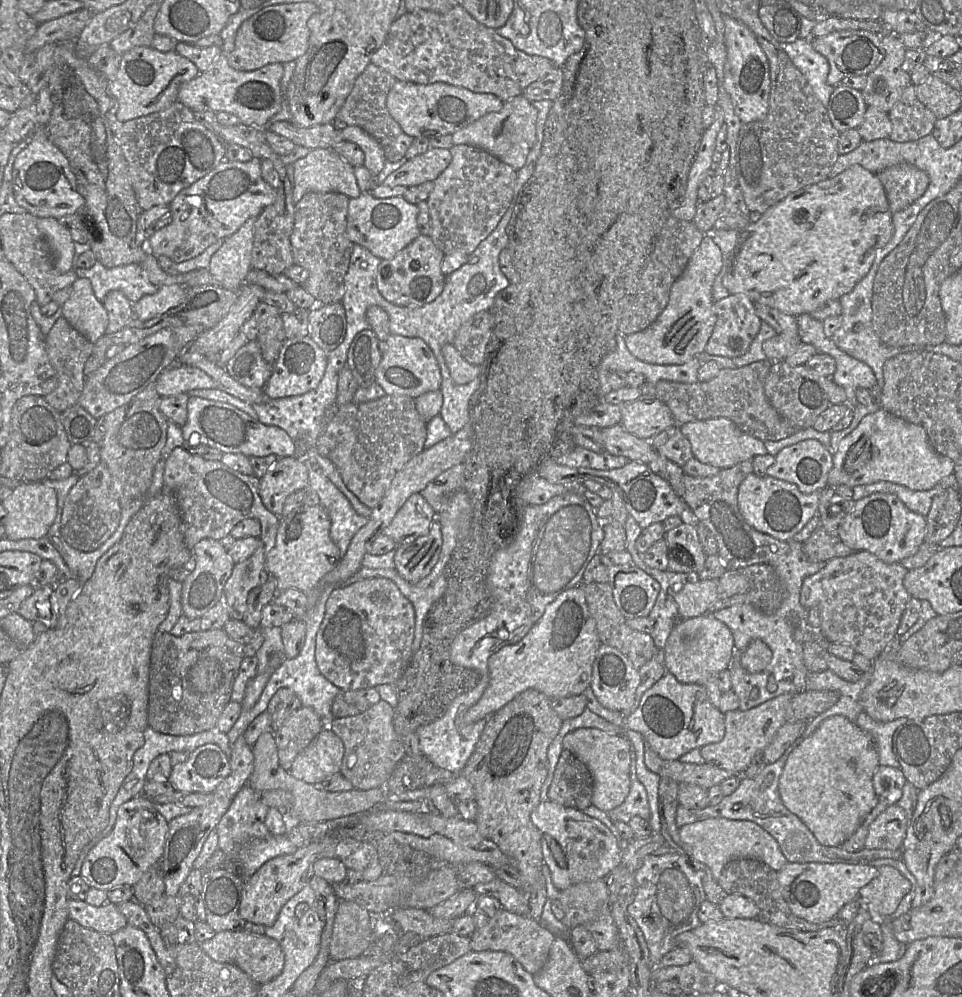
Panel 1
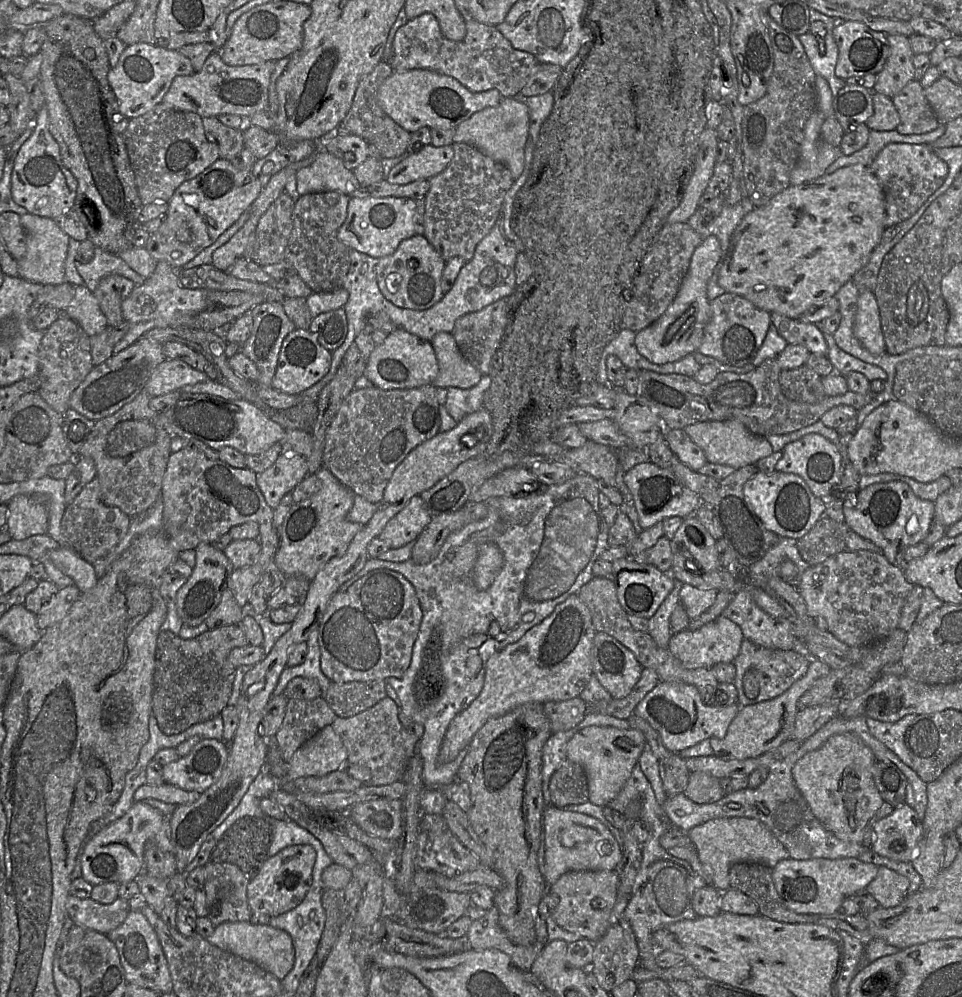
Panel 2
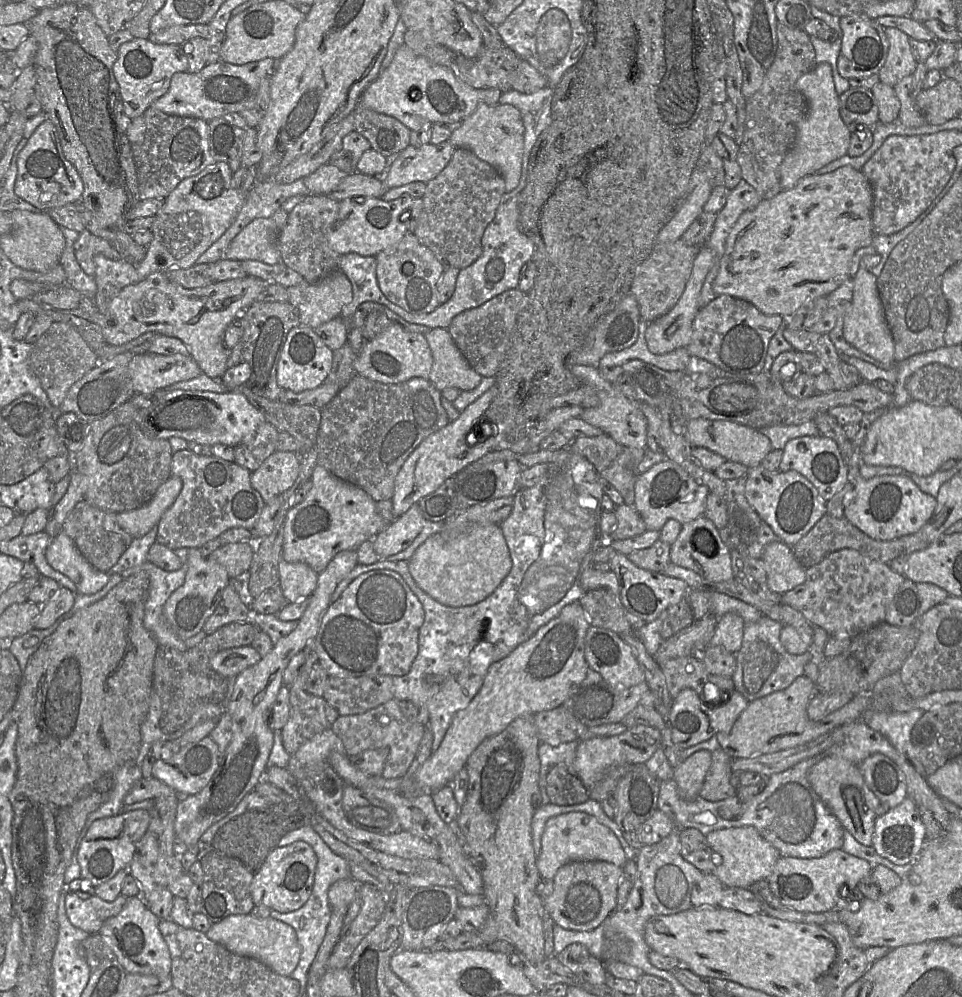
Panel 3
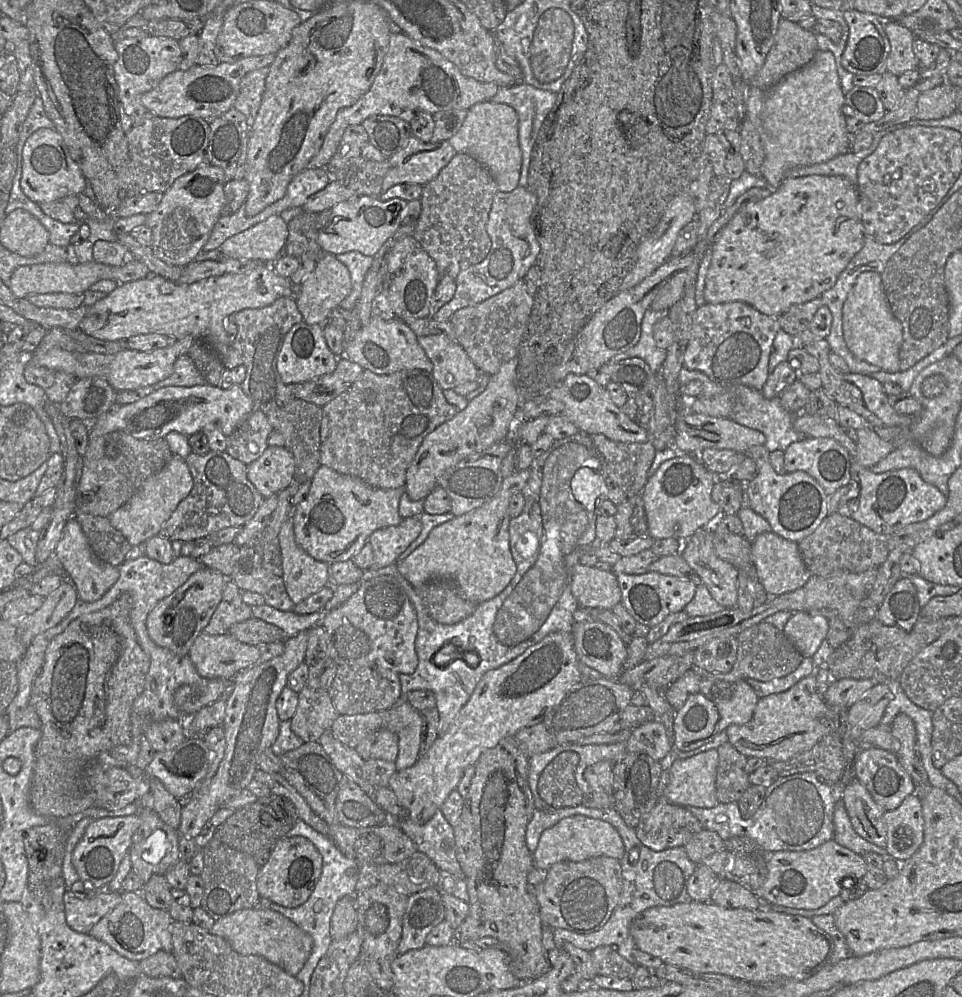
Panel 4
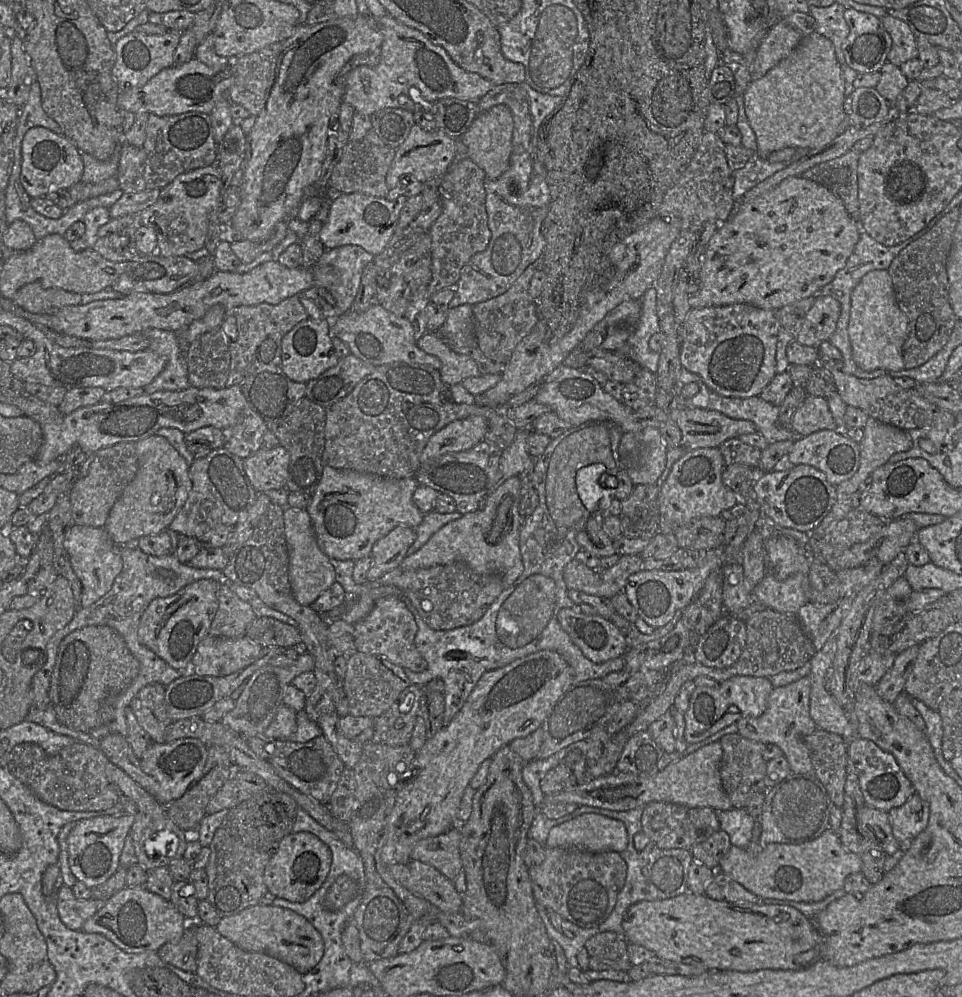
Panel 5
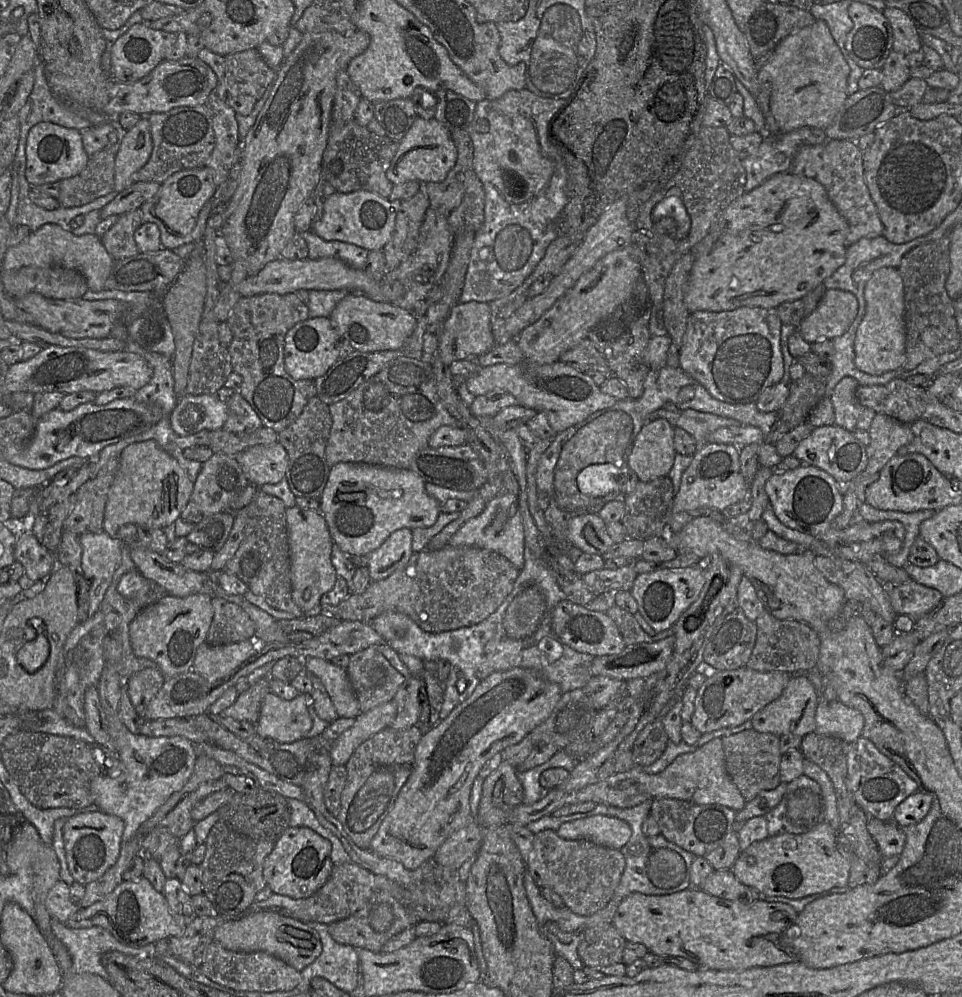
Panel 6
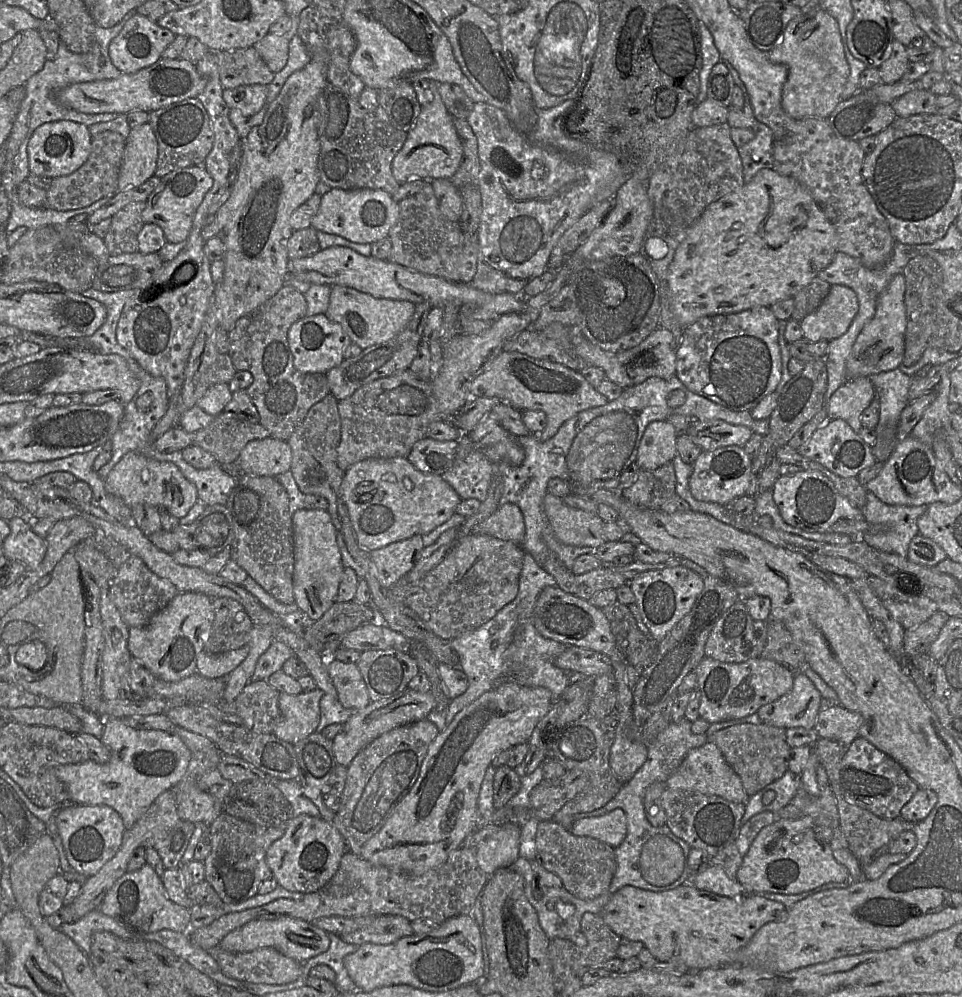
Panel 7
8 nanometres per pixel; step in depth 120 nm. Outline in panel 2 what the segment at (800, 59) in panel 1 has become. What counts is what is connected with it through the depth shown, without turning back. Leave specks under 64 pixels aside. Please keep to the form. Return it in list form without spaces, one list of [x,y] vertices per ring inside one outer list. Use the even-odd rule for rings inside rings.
[[[811,8],[809,10],[809,19],[810,22],[813,21],[823,22],[827,30],[826,35],[823,38],[820,38],[819,36],[812,34],[811,32],[807,32],[805,34],[798,36],[798,38],[803,45],[805,53],[808,57],[808,60],[815,74],[817,76],[822,76],[827,80],[829,87],[831,89],[832,96],[835,97],[838,94],[838,91],[843,87],[845,87],[846,84],[845,80],[842,80],[835,75],[835,67],[838,59],[839,50],[832,32],[834,27],[838,24],[838,22],[843,22],[843,21],[837,21],[834,18],[826,16],[818,12],[817,10]]]

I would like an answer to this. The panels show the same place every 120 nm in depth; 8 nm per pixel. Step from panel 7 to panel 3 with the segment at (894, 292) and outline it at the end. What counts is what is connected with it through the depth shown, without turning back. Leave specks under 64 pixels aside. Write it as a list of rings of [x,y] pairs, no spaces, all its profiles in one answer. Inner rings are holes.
[[[860,270],[854,279],[852,303],[844,323],[844,338],[854,348],[881,363],[896,363],[894,360],[894,341],[884,317],[877,289],[877,277],[867,270]]]

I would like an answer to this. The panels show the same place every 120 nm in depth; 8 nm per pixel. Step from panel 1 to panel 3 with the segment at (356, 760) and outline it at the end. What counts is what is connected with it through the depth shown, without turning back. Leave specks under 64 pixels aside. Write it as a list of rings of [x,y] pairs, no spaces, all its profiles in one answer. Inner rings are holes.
[[[391,699],[363,714],[339,716],[331,727],[343,743],[348,757],[365,750],[388,748],[389,756],[381,776],[386,779],[401,778],[409,769],[422,740],[426,726],[408,721],[399,708],[399,701]]]

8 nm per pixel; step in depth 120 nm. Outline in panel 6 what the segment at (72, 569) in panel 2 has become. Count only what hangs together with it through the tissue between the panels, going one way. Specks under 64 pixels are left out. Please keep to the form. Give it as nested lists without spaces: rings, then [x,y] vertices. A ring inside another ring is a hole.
[[[104,530],[79,535],[83,576],[89,580],[89,616],[96,613],[121,562],[122,542]]]

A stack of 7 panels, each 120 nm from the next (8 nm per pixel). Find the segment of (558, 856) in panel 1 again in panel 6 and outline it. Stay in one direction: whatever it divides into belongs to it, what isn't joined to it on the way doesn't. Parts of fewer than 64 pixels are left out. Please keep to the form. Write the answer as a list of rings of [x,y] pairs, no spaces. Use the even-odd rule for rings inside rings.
[[[594,815],[563,823],[556,833],[567,840],[587,839],[620,850],[631,836],[630,825],[616,817]]]

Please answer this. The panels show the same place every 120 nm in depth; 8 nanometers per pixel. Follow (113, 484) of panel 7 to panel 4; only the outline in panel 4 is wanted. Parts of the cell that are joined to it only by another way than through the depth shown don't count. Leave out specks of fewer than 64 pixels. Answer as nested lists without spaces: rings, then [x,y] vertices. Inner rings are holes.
[[[172,455],[160,471],[149,476],[128,501],[107,518],[131,546],[143,544],[149,538],[158,535],[163,524],[169,519],[177,505],[187,497],[192,487],[192,476],[185,460],[178,455]]]

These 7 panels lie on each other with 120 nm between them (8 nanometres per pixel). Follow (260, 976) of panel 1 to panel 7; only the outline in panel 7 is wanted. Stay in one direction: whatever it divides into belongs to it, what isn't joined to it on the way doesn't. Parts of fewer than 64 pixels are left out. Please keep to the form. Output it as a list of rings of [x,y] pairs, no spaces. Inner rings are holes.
[[[279,918],[274,920],[252,920],[229,932],[220,941],[218,947],[227,952],[250,952],[260,948],[274,948],[283,955],[304,963],[324,953],[330,946],[328,933],[313,923],[296,918]]]

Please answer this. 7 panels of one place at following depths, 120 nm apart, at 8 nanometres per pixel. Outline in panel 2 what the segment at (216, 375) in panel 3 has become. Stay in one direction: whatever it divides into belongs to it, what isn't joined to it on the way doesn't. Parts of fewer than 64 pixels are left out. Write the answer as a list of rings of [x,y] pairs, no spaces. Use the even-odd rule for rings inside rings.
[[[166,261],[158,262],[153,274],[146,278],[143,284],[135,285],[130,295],[122,302],[123,318],[129,324],[129,329],[114,346],[113,354],[131,346],[151,329],[191,326],[192,318],[207,309],[208,290],[184,288],[180,284],[175,269]]]

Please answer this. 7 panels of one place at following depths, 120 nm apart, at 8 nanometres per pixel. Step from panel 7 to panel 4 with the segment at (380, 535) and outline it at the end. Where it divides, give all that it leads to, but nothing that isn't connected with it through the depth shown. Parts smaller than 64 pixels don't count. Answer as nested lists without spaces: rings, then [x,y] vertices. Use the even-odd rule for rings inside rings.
[[[321,465],[305,500],[295,506],[294,533],[297,544],[311,557],[327,564],[352,559],[378,529],[402,522],[399,504],[405,487],[381,489]]]

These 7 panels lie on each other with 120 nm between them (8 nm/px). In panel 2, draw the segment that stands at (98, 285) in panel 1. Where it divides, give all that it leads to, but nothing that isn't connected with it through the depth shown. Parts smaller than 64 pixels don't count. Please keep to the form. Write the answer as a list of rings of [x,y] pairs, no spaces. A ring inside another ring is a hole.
[[[99,247],[95,248],[94,257],[89,263],[83,264],[76,261],[75,264],[77,271],[84,279],[86,287],[92,292],[95,291],[102,278],[112,274],[124,276],[136,285],[145,282],[145,278],[135,272],[117,254],[109,253]]]

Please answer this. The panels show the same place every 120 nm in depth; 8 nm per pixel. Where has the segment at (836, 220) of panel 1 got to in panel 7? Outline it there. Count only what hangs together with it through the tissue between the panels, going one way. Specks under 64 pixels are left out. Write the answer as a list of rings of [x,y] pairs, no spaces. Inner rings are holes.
[[[763,168],[749,183],[744,183],[737,190],[709,204],[698,220],[686,230],[668,269],[667,287],[670,309],[680,326],[685,328],[705,316],[737,313],[754,307],[770,307],[780,300],[793,298],[832,262],[836,253],[836,230],[814,201],[809,190],[794,178],[783,176],[773,169]]]

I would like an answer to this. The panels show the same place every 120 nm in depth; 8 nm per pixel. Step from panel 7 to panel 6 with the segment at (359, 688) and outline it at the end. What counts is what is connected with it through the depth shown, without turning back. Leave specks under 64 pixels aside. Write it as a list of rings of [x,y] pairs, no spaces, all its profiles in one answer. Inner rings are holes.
[[[316,657],[303,659],[303,666],[304,672],[321,680],[338,717],[356,718],[360,714],[359,703],[346,669]]]

